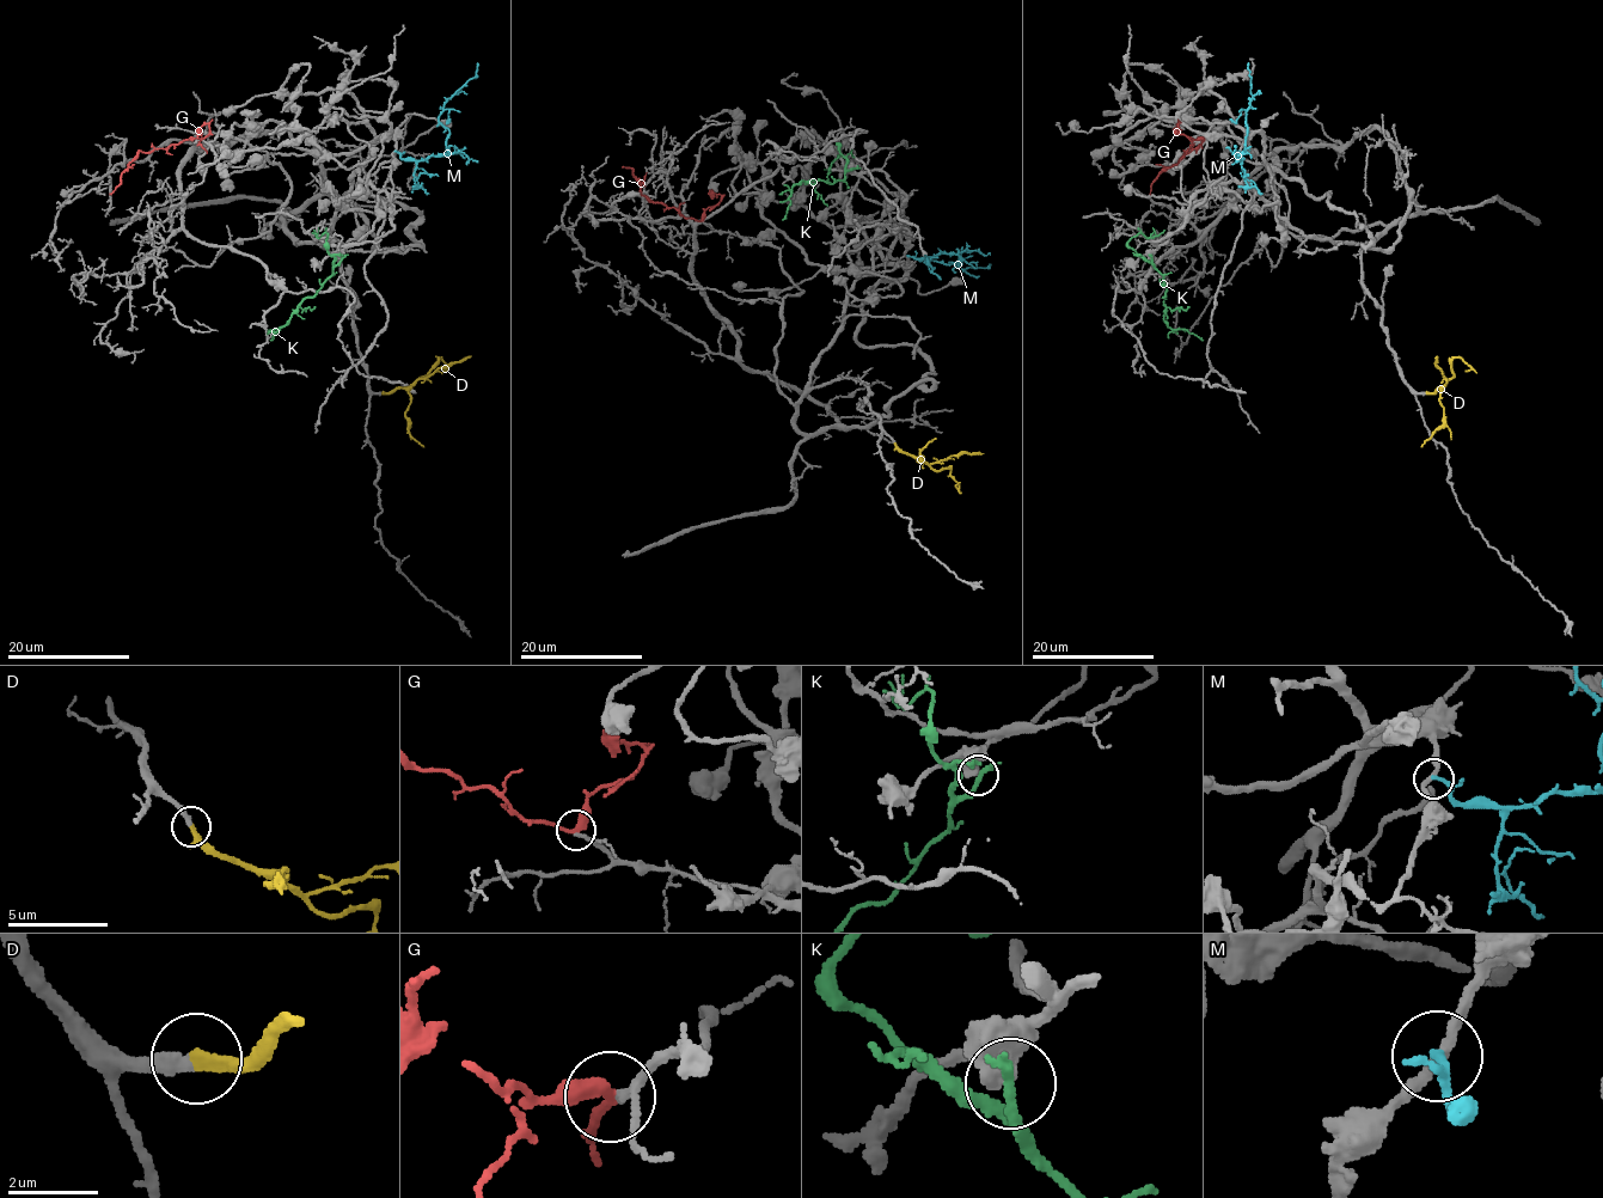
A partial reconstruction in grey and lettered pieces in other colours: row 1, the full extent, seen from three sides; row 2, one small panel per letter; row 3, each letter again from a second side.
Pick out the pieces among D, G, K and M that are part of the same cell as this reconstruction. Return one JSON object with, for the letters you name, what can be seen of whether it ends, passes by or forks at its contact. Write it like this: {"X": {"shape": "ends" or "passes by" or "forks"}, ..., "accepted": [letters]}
{"D": {"shape": "ends"}, "G": {"shape": "passes by"}, "accepted": ["D", "G"]}

